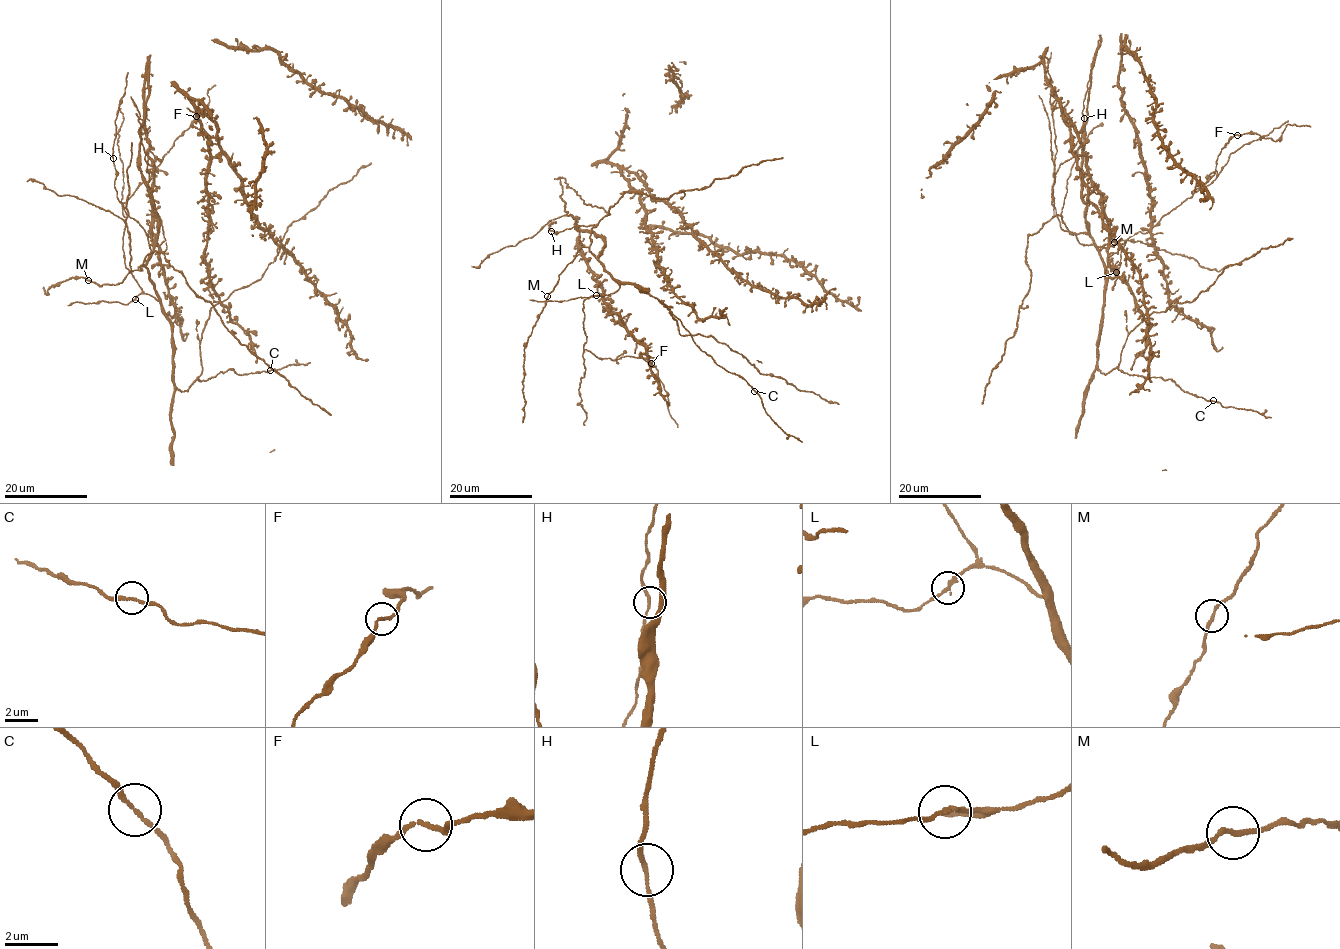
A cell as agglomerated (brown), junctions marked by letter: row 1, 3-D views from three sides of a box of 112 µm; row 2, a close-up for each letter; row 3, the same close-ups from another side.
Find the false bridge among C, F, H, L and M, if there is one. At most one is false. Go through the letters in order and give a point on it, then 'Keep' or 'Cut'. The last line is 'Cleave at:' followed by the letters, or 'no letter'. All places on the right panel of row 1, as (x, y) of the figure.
C: Place: (1213, 400). Keep
F: Place: (1237, 135). Keep
H: Place: (1084, 118). Keep
L: Place: (1116, 272). Keep
M: Place: (1114, 242). Keep
Cleave at: no letter

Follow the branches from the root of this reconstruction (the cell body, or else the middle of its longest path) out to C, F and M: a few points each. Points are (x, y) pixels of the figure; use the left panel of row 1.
C: (173, 356), (173, 384), (182, 391), (188, 390), (196, 380), (205, 381), (229, 369), (241, 375), (271, 370)
F: (173, 356), (172, 327), (163, 305), (144, 292), (125, 264), (126, 224), (122, 207), (196, 116)
M: (173, 356), (169, 318), (149, 270), (143, 266), (138, 268), (115, 284), (102, 286), (88, 280)

